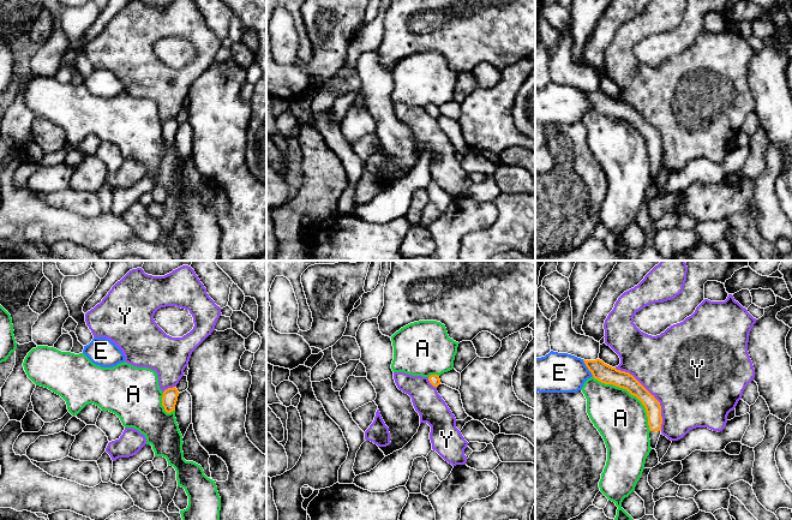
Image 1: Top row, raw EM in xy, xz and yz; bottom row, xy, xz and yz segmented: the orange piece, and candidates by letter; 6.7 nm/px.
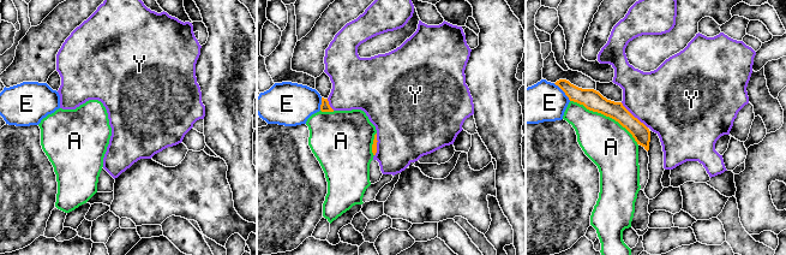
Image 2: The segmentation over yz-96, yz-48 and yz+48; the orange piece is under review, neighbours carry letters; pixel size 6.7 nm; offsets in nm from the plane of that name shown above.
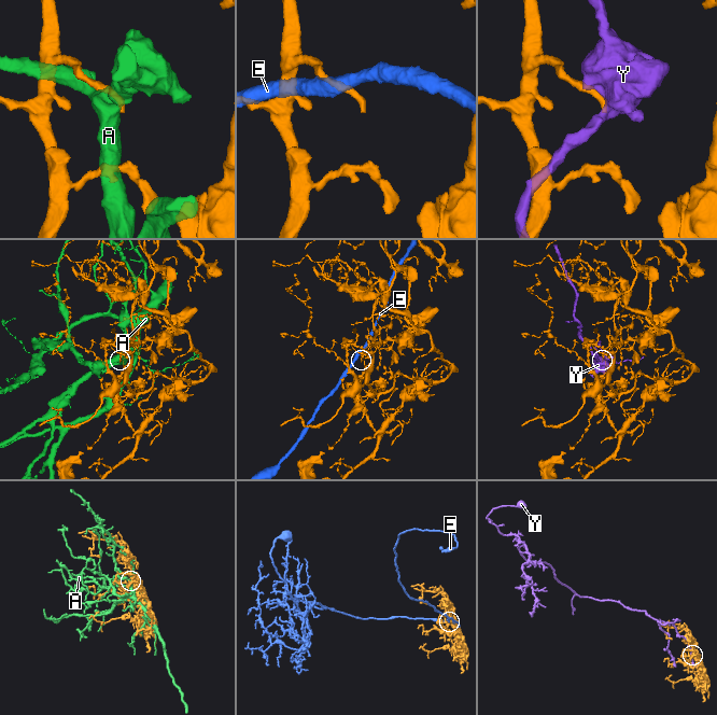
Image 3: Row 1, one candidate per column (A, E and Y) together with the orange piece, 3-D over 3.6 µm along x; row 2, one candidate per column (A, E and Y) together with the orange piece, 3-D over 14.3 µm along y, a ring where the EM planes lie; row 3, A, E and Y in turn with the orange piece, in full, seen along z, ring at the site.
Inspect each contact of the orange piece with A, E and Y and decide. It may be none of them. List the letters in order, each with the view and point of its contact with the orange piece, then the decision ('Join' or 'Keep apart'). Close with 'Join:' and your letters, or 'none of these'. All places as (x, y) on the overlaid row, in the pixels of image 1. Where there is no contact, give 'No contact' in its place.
A: Touches orange at yz (631, 394). Keep apart
E: Touches orange at yz (587, 366). Keep apart
Y: Touches orange at yz (650, 394). Keep apart
Join: none of these

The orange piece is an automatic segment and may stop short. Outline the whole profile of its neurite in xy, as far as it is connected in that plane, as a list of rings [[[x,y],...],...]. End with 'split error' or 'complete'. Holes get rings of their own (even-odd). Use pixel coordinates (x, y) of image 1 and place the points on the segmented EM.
[[[175,387],[168,388],[163,392],[162,406],[167,413],[175,411],[175,405],[178,401],[179,392]]]; complete

